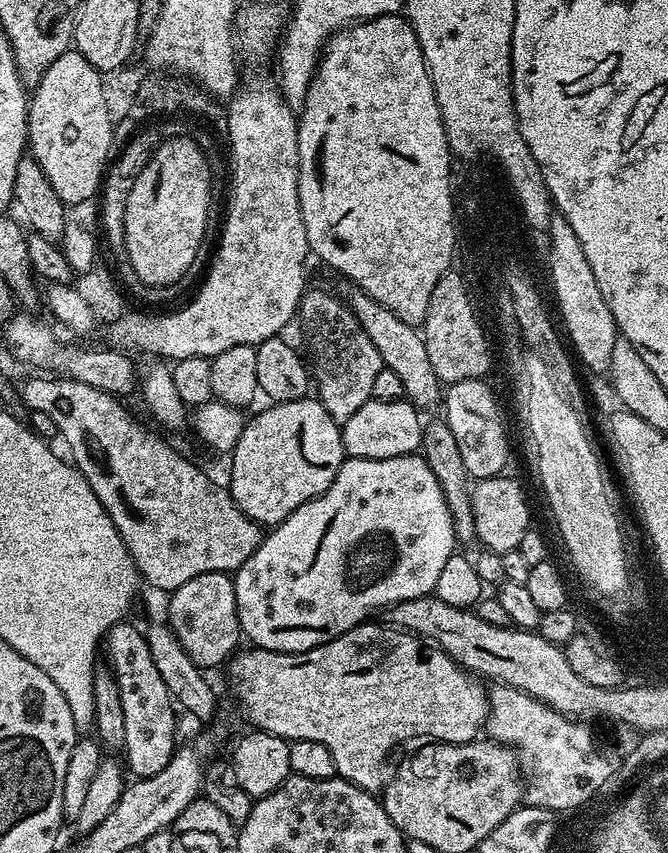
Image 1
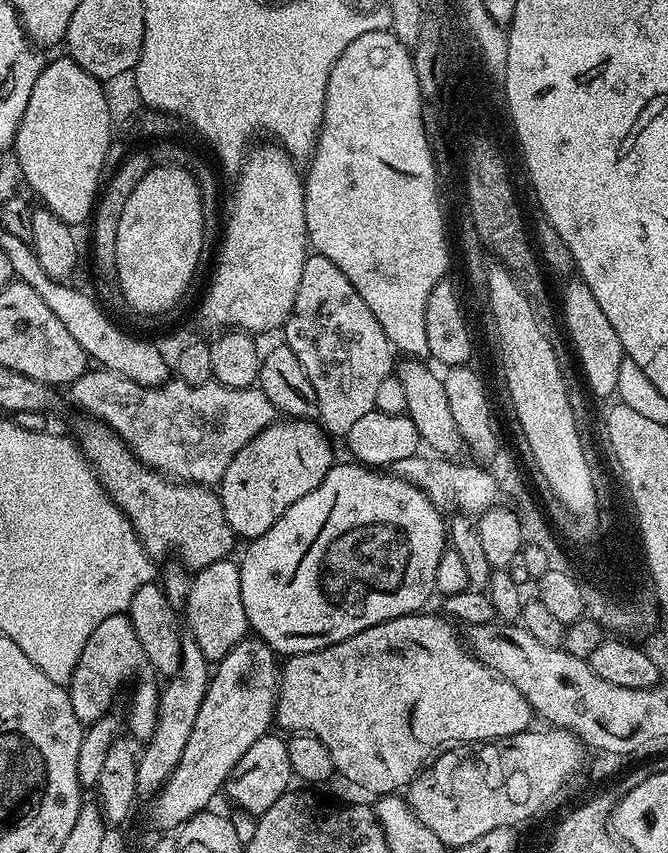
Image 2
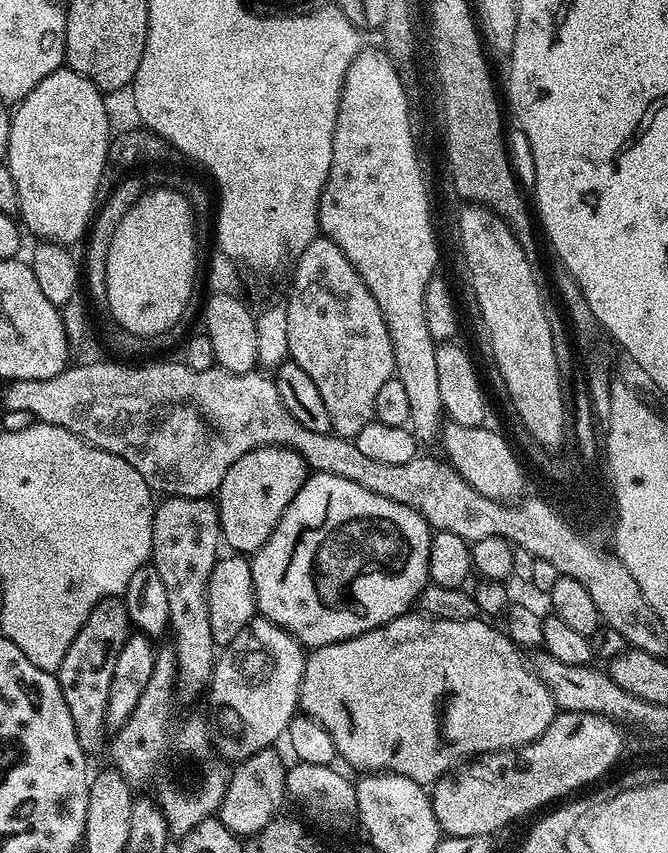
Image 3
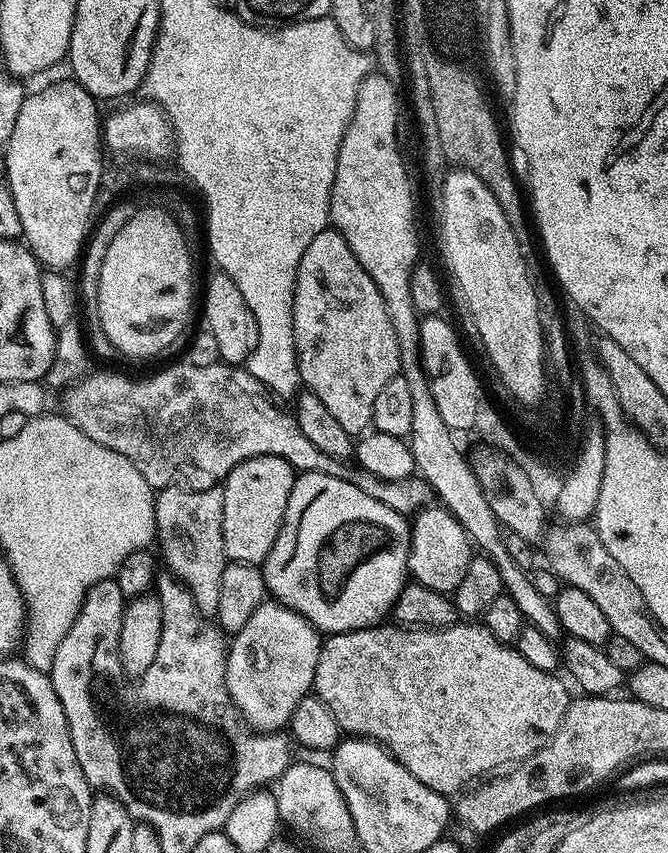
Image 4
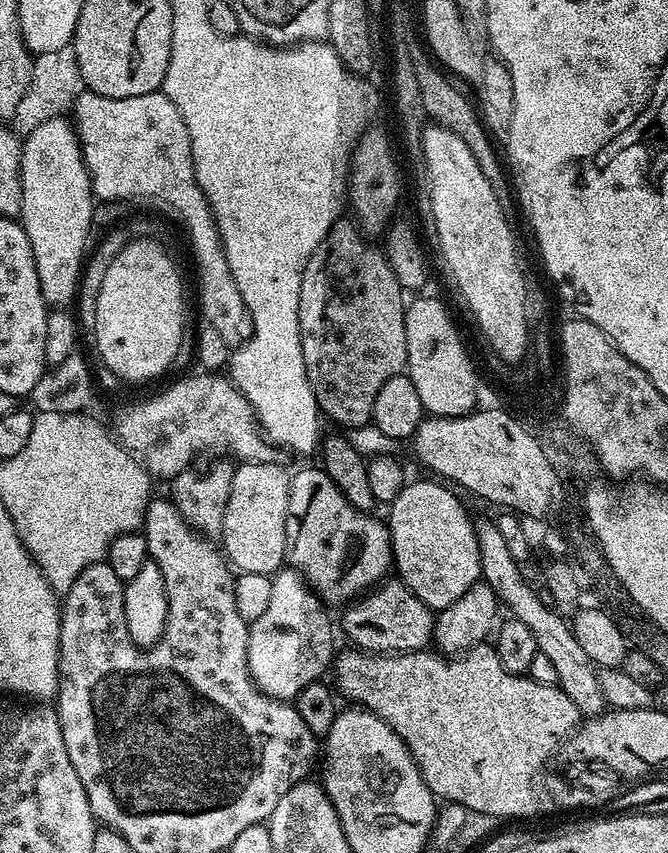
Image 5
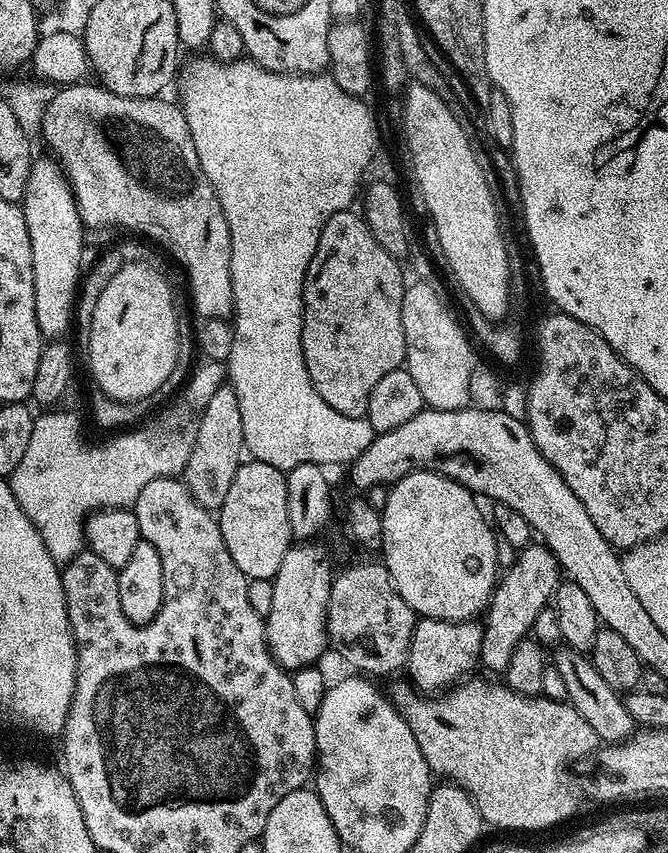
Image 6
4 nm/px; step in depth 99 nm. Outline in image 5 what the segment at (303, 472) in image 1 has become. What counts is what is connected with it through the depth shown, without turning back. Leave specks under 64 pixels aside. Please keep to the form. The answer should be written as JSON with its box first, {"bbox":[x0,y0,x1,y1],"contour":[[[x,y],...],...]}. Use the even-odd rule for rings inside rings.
{"bbox":[218,462,290,576],"contour":[[[244,462],[237,467],[234,482],[230,486],[230,502],[226,502],[226,518],[222,518],[222,530],[218,537],[222,551],[233,569],[272,576],[285,567],[290,472],[282,465],[280,462]]]}

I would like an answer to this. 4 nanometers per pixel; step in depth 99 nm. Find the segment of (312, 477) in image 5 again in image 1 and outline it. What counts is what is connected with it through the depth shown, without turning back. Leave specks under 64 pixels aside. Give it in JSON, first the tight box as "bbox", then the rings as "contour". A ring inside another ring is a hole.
{"bbox":[234,454,458,652],"contour":[[[420,454],[399,456],[398,458],[378,458],[377,460],[345,459],[344,465],[336,471],[334,482],[321,496],[316,496],[310,502],[298,506],[298,510],[294,510],[294,514],[290,514],[269,532],[272,533],[269,536],[267,533],[261,539],[258,550],[254,550],[254,554],[250,554],[250,558],[246,558],[244,565],[236,569],[234,579],[241,633],[247,639],[249,636],[255,647],[265,648],[271,652],[314,650],[350,630],[354,630],[359,624],[365,623],[371,617],[368,616],[371,612],[380,612],[383,608],[384,611],[391,610],[398,602],[433,595],[438,578],[442,575],[442,569],[446,567],[446,562],[458,548],[450,510],[446,506],[446,498],[442,494],[442,486],[438,486],[438,478],[434,478],[434,470],[430,470],[430,466]]]}

